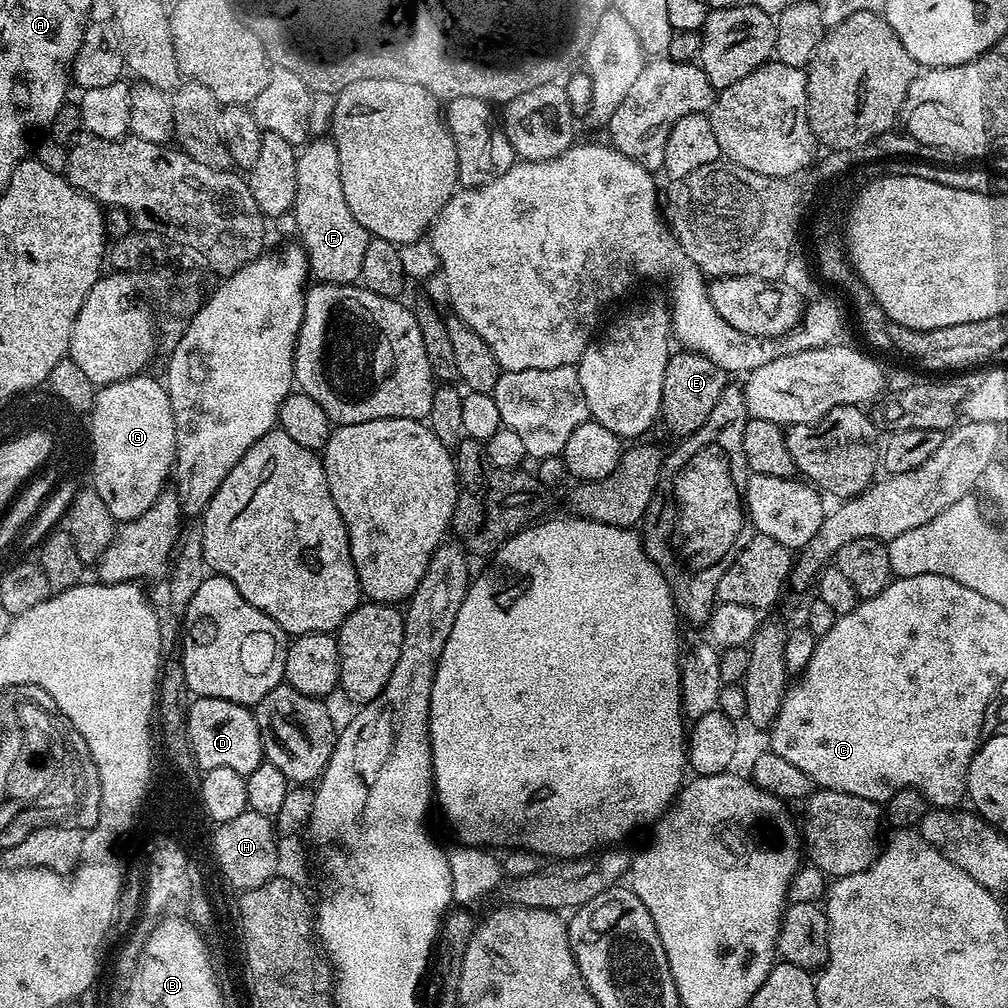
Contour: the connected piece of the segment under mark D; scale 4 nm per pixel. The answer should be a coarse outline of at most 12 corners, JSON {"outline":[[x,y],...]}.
{"outline":[[195,697],[189,738],[197,769],[245,778],[265,763],[247,704]]}

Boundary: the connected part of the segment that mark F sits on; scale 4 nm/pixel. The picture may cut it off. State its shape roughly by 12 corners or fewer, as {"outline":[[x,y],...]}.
{"outline":[[338,150],[296,157],[296,236],[319,283],[356,284],[370,237]]}

